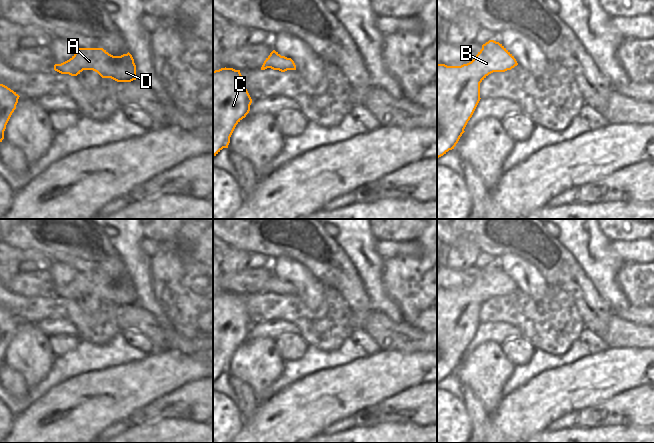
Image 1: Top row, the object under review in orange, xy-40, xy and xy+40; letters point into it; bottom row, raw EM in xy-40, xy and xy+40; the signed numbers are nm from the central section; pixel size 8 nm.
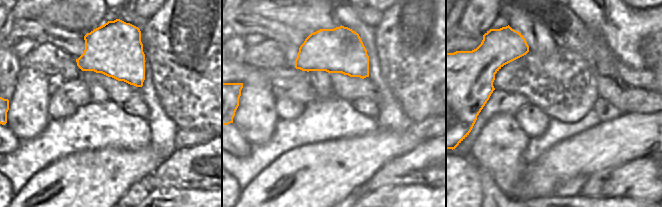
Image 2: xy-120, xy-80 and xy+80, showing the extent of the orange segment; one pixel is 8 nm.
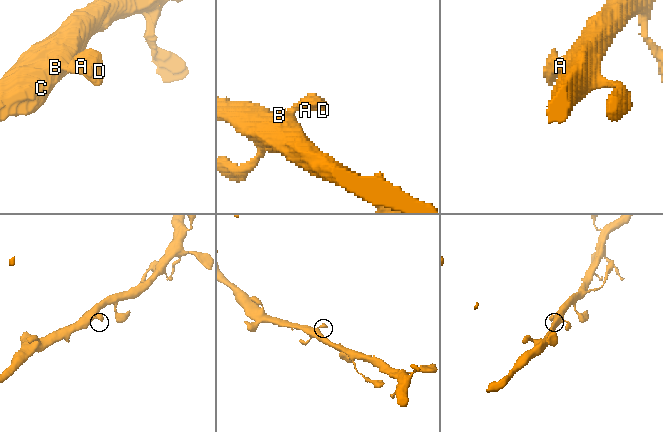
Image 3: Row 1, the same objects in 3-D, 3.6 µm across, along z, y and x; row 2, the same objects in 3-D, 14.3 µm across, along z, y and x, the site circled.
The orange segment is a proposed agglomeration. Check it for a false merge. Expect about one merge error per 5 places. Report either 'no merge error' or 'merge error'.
no merge error

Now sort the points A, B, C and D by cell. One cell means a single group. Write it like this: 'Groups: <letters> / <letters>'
Groups: A B C D.

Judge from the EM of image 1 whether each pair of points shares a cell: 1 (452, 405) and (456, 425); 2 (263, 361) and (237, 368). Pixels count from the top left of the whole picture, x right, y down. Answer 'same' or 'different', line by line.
1: same
2: same

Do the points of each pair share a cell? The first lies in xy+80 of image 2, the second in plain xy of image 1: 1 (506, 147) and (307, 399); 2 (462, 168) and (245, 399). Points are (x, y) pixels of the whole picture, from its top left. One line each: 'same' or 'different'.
1: different
2: different

